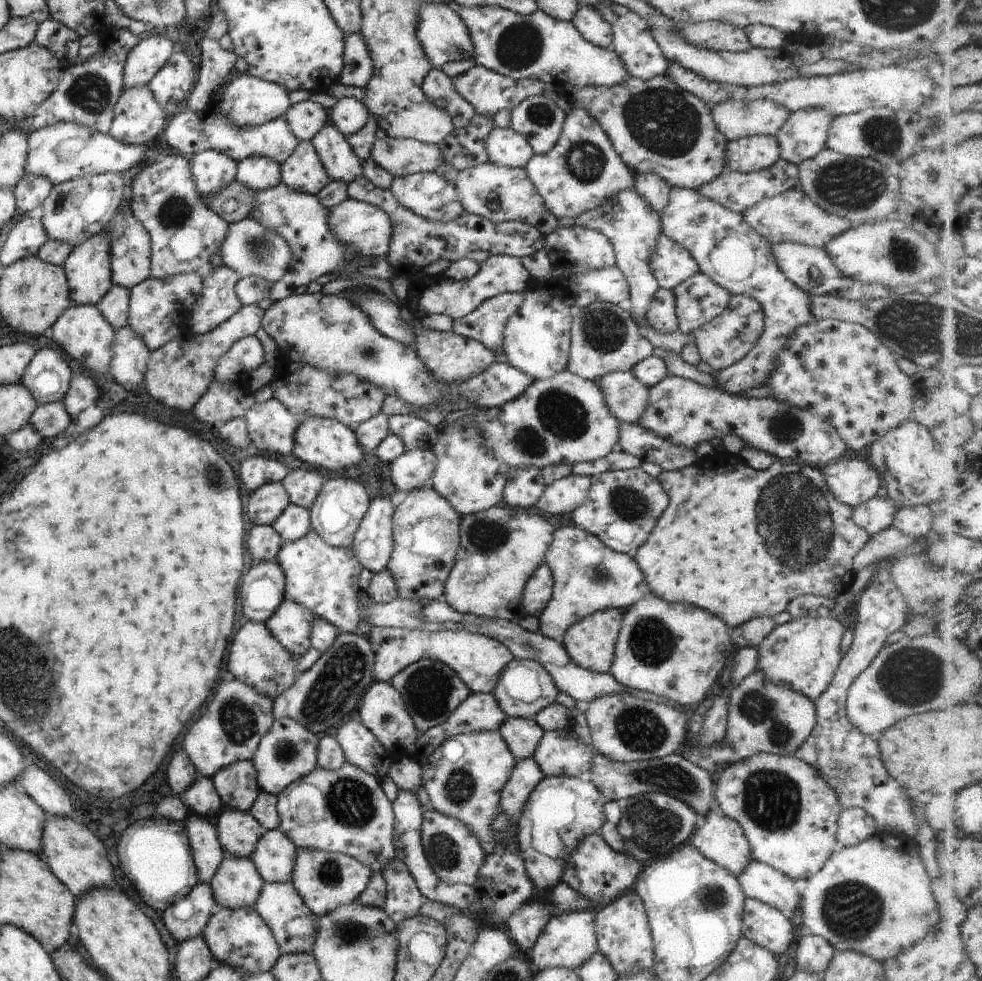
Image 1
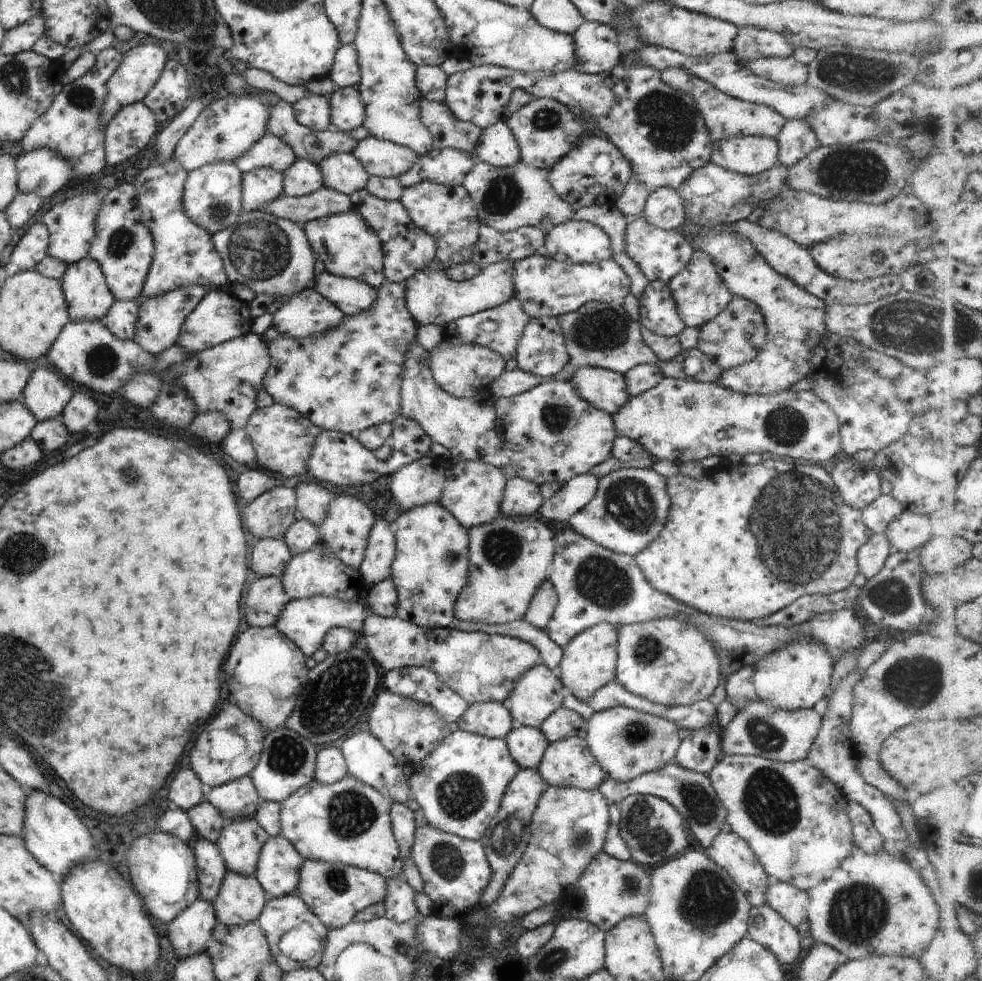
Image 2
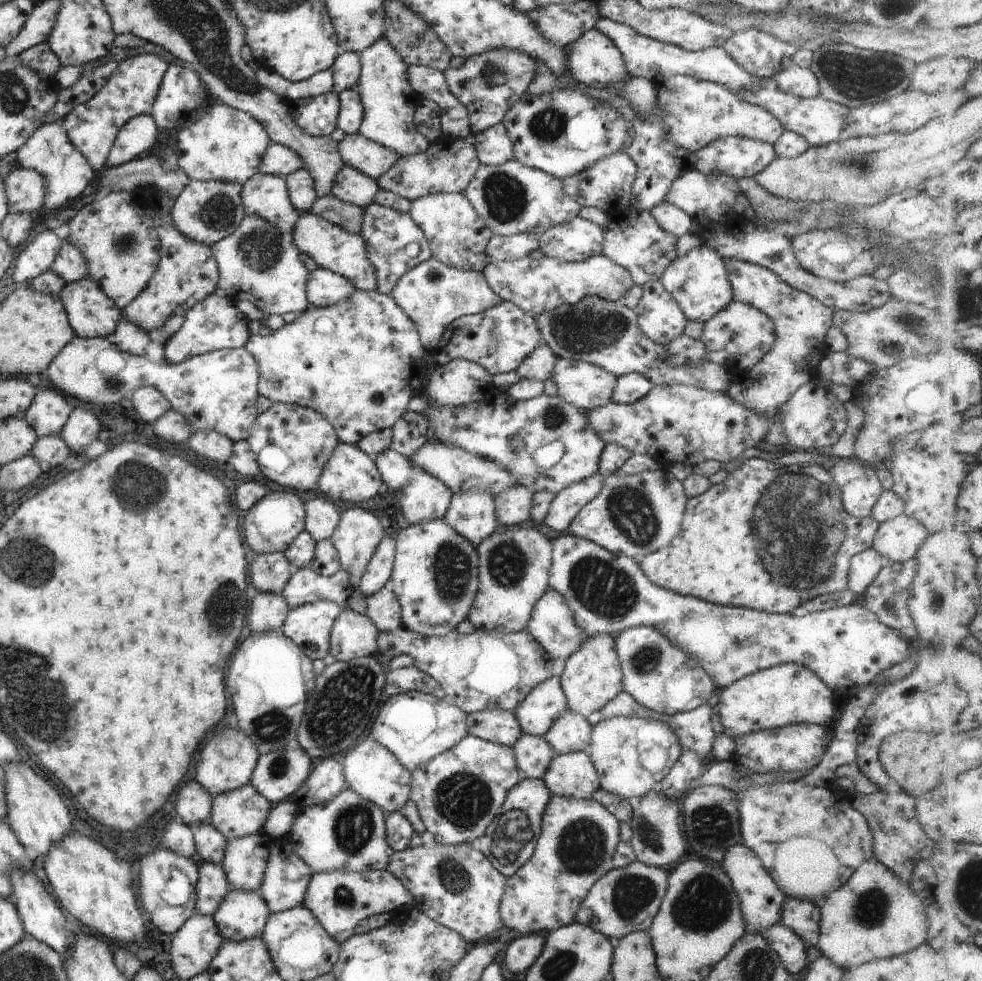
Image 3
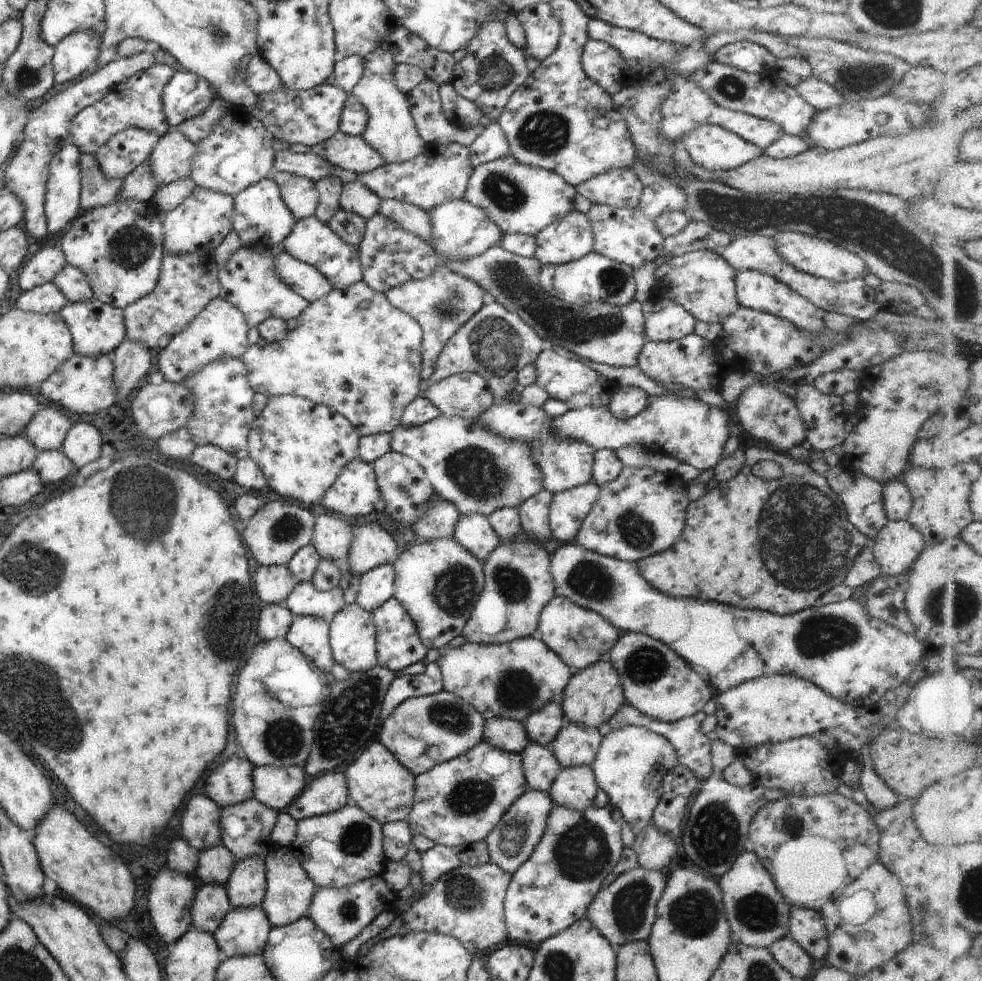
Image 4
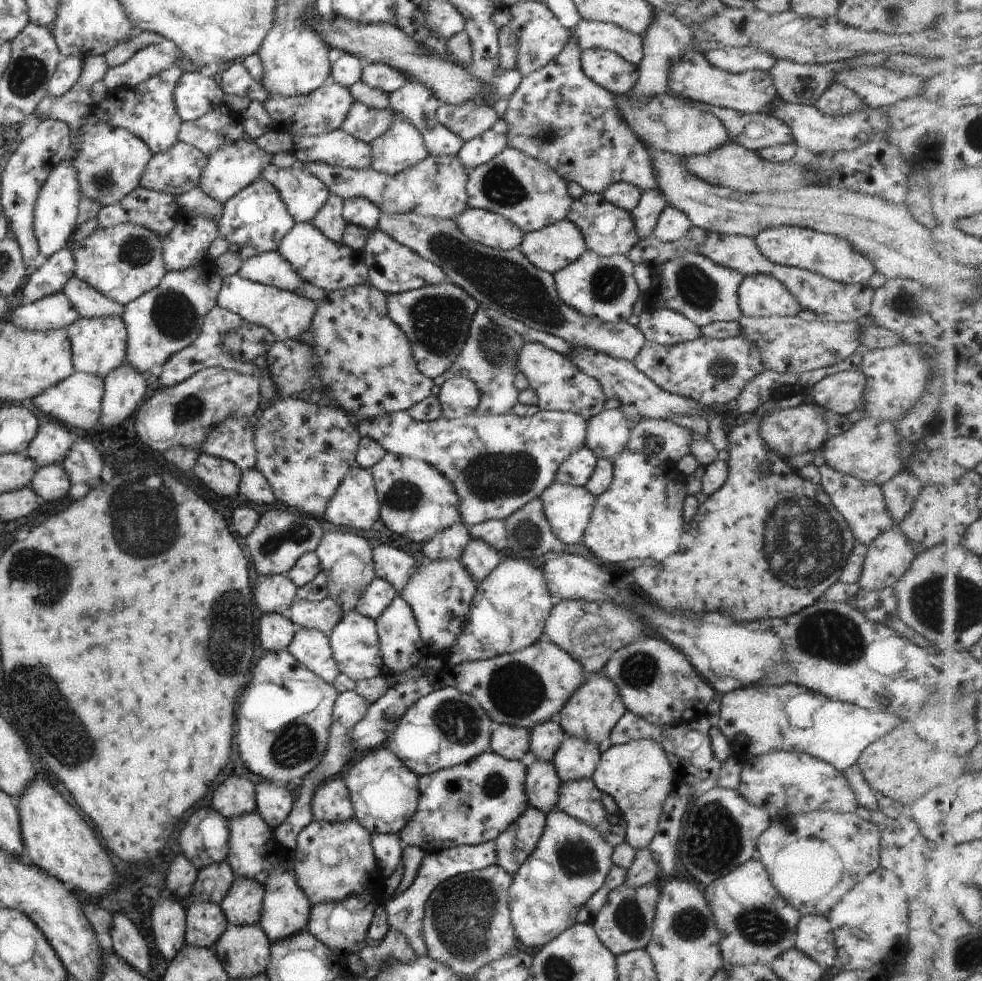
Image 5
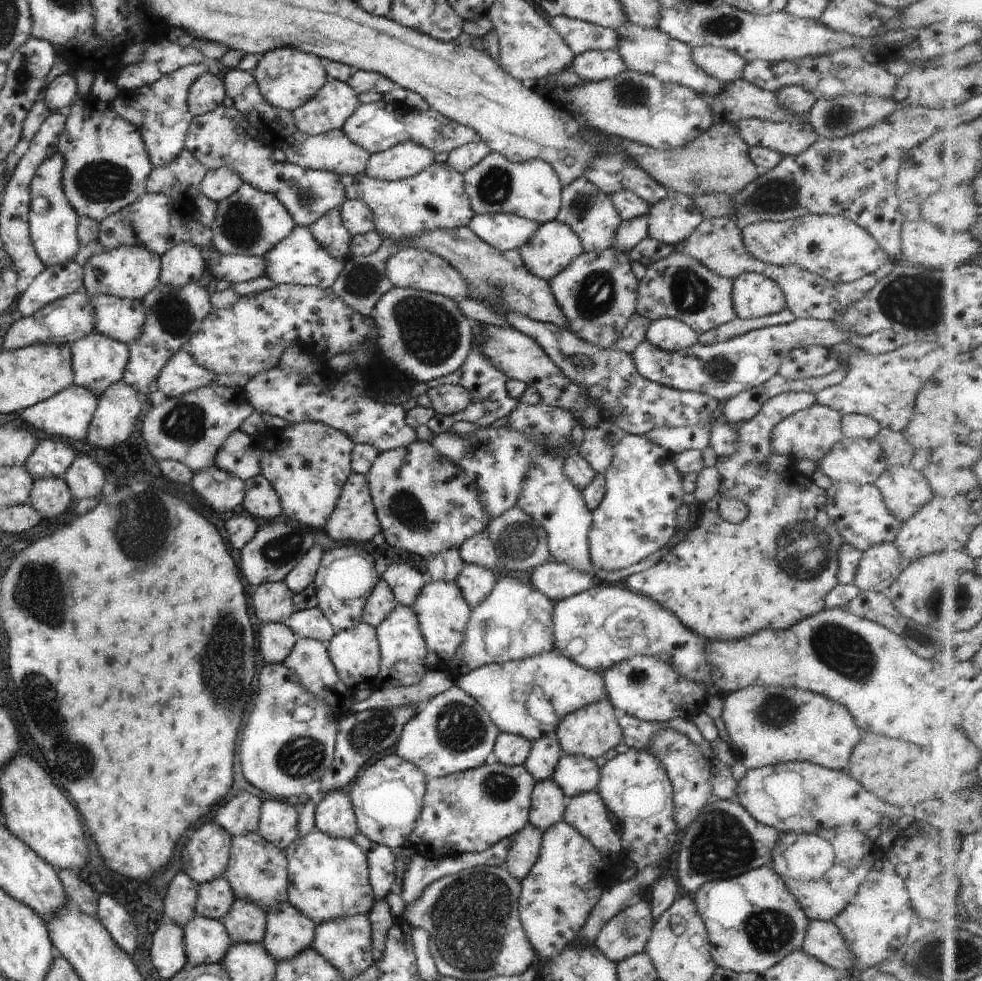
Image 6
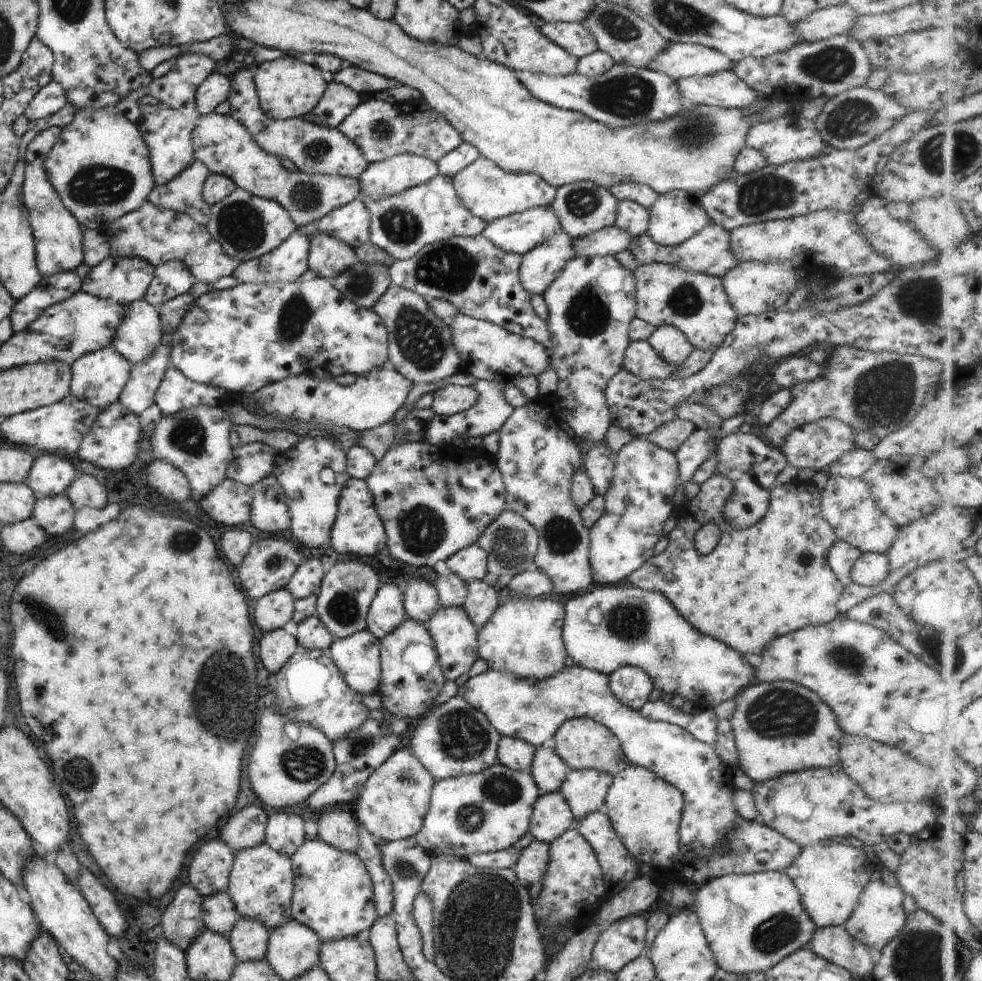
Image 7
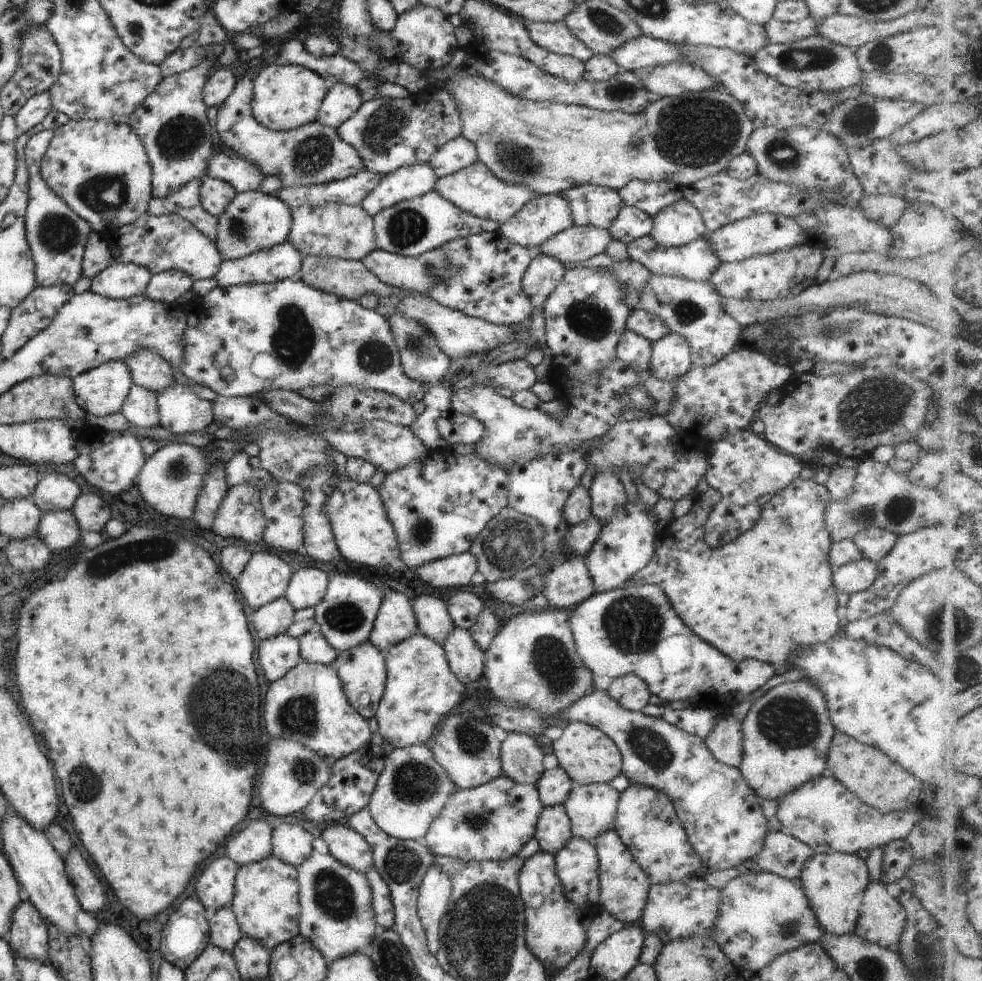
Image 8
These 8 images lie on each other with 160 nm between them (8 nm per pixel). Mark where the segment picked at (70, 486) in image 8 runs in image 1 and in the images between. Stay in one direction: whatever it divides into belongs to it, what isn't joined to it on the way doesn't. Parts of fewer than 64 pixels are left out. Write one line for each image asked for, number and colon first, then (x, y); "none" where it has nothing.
1: (46, 378)
2: (45, 394)
3: (47, 413)
4: (46, 430)
5: (52, 441)
6: (50, 458)
7: (49, 474)

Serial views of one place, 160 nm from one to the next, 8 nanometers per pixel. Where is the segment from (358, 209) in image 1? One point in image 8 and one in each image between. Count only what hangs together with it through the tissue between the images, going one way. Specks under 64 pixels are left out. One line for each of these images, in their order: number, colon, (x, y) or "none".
2: (348, 248)
3: (330, 247)
4: (310, 241)
5: (328, 265)
6: (297, 259)
7: (287, 262)
8: (280, 262)

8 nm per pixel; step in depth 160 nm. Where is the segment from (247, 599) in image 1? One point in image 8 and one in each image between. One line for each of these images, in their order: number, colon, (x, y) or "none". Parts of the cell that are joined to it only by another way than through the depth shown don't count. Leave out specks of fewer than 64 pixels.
2: (266, 593)
3: (267, 611)
4: (273, 621)
5: (275, 632)
6: (274, 641)
7: (274, 648)
8: (277, 654)

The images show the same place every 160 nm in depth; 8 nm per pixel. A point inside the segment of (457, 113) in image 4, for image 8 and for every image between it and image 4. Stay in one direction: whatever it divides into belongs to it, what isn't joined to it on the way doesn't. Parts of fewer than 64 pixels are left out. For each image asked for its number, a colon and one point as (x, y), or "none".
5: (467, 120)
6: (377, 126)
7: (380, 130)
8: (386, 133)

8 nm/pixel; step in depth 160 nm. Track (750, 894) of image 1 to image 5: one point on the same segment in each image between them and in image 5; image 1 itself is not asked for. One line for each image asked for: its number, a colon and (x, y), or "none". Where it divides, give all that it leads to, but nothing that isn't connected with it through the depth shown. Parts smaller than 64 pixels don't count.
2: (791, 903)
3: (802, 917)
4: (805, 926)
5: (813, 936)

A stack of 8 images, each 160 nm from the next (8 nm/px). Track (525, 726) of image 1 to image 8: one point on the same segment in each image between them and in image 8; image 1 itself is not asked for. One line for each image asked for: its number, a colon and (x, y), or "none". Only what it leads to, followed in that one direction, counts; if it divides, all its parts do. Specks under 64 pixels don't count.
2: (526, 745)
3: (532, 753)
4: (539, 767)
5: (541, 784)
6: (547, 801)
7: (550, 817)
8: (552, 829)

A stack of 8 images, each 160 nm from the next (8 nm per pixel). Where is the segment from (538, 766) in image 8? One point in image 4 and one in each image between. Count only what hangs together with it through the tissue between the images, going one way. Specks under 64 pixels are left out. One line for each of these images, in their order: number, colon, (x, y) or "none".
4: (507, 735)
5: (510, 742)
6: (508, 749)
7: (512, 753)

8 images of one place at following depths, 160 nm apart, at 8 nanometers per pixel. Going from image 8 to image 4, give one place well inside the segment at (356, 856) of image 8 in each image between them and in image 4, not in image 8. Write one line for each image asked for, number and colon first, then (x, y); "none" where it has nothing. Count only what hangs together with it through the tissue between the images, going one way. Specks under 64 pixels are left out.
4: (325, 793)
5: (330, 803)
6: (333, 816)
7: (337, 826)

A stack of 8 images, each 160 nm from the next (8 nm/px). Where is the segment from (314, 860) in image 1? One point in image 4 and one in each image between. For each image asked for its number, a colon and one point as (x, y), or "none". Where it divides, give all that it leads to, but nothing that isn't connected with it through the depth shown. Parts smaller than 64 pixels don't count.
2: (334, 893)
3: (338, 900)
4: (341, 914)

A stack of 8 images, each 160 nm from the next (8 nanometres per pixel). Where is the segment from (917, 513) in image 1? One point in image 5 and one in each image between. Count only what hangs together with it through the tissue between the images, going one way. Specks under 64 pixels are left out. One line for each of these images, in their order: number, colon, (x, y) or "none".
2: (907, 531)
3: (897, 540)
4: (896, 545)
5: (887, 557)

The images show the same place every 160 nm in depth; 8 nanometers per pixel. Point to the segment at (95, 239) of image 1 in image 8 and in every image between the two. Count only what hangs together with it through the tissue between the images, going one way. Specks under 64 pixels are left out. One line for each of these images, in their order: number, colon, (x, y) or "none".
2: (84, 289)
3: (91, 314)
4: (96, 328)
5: (97, 346)
6: (97, 361)
7: (98, 377)
8: (101, 391)

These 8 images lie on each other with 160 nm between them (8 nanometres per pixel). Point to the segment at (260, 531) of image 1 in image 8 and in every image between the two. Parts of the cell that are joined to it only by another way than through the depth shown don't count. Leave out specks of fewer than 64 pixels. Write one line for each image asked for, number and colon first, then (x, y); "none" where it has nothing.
2: (268, 557)
3: (269, 572)
4: (272, 585)
5: (272, 594)
6: (272, 602)
7: (272, 611)
8: (274, 618)

